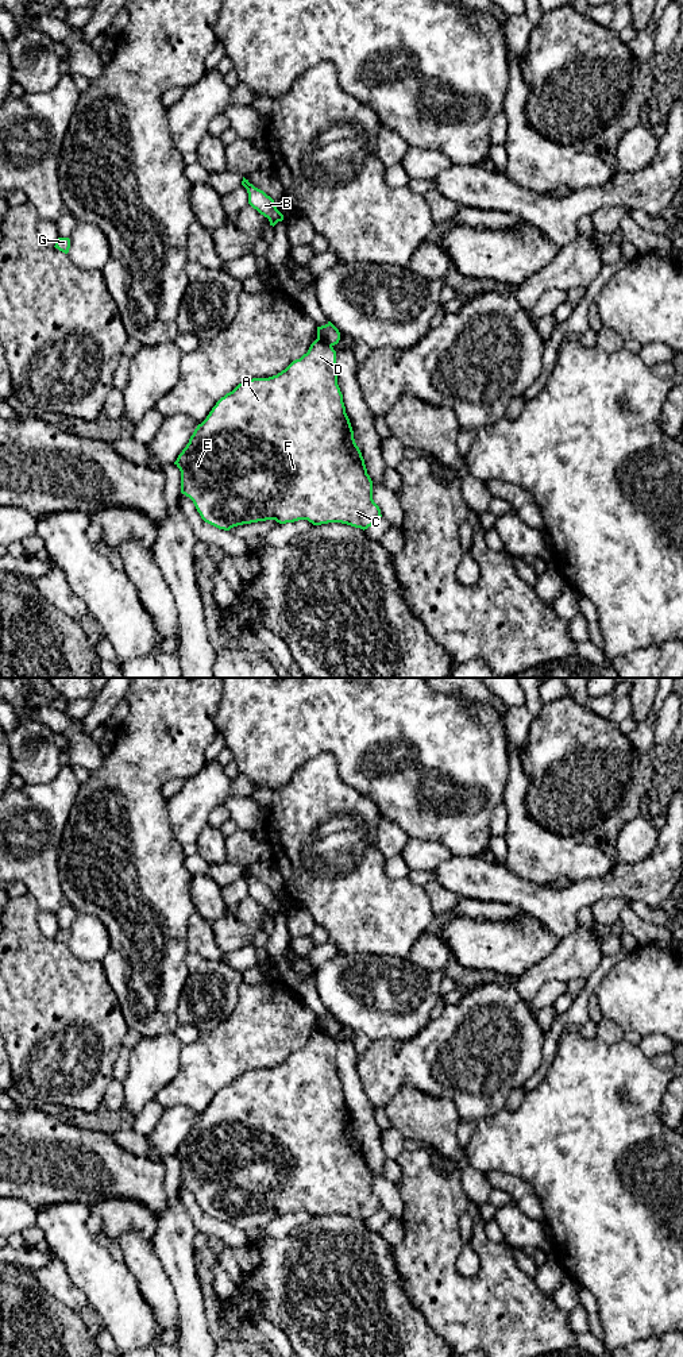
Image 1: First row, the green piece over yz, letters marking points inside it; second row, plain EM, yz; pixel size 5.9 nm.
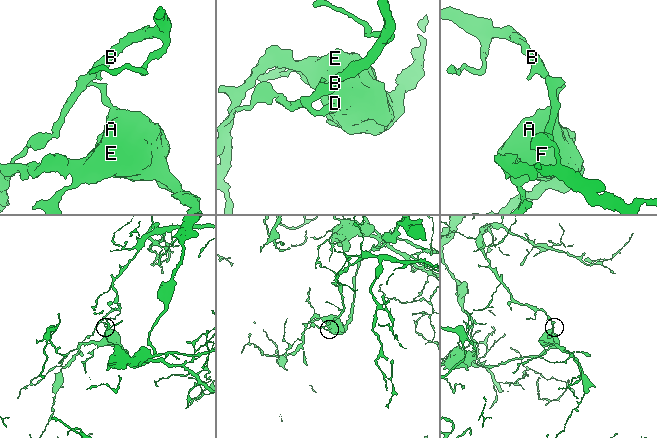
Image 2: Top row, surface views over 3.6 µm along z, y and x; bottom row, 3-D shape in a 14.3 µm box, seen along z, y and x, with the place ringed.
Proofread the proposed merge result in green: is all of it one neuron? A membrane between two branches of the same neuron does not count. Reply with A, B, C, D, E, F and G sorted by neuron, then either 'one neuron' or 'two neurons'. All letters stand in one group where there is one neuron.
A C D E F / B G; two neurons

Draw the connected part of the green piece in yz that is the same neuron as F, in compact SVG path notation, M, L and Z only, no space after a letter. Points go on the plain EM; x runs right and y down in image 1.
M320 1029L277 1067L247 1071L221 1088L174 1156L181 1163L181 1184L193 1192L205 1214L219 1221L266 1211L308 1211L313 1217L342 1214L364 1222L382 1208L337 1076L336 1042Z

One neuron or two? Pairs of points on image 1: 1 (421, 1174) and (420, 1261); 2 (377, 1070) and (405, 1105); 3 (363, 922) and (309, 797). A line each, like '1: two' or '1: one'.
1: one
2: two
3: one

